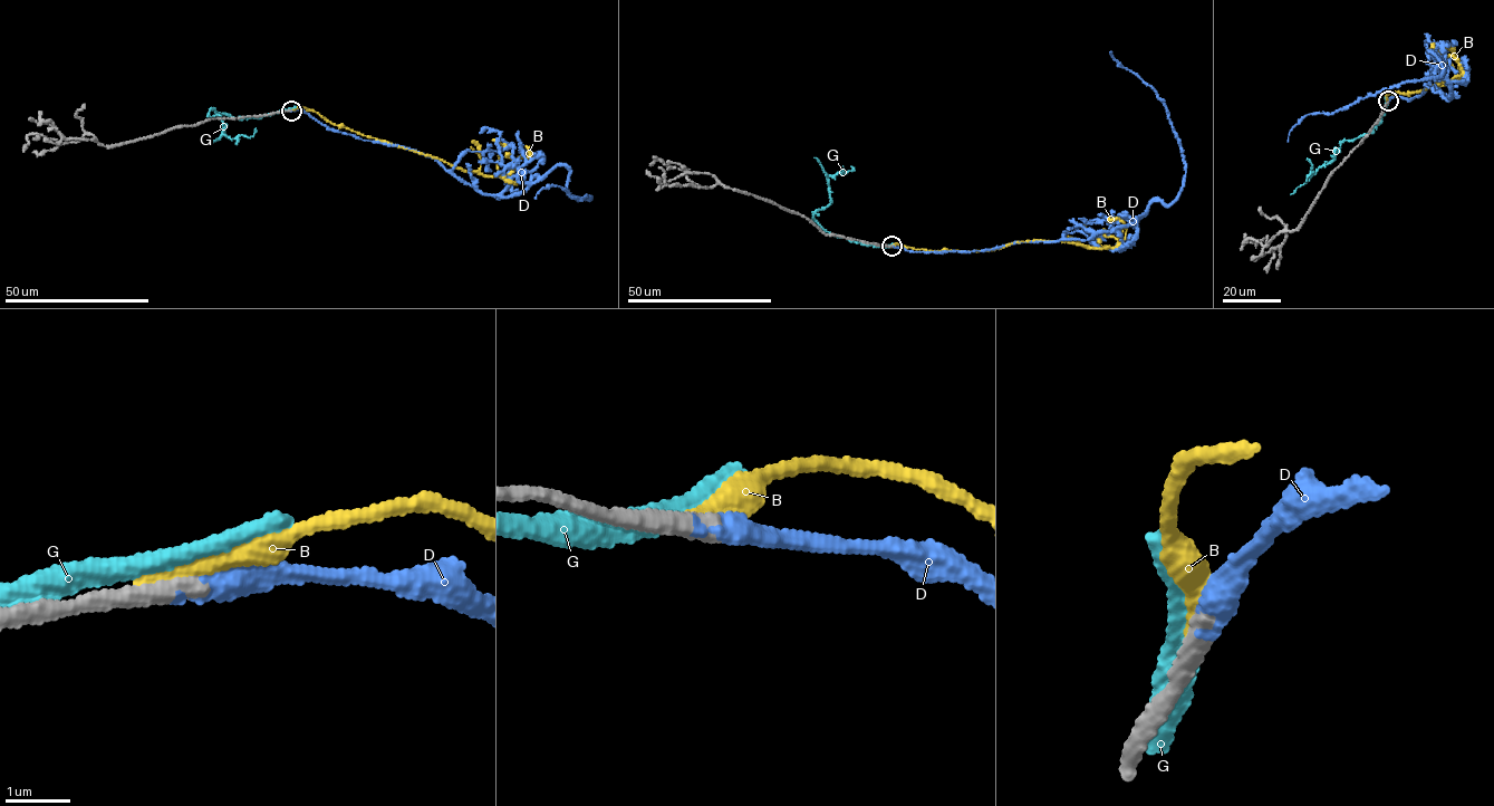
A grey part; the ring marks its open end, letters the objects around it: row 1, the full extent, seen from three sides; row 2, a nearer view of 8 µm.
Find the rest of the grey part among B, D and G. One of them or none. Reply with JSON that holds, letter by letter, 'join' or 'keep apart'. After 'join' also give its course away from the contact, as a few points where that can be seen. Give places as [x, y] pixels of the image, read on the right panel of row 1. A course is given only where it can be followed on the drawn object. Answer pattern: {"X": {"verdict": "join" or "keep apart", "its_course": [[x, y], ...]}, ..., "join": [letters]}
{"B": {"verdict": "keep apart"}, "D": {"verdict": "join", "its_course": [[1388, 102], [1430, 86], [1452, 96], [1439, 58], [1430, 50], [1439, 75], [1304, 116], [1288, 141]]}, "G": {"verdict": "keep apart"}, "join": ["D"]}

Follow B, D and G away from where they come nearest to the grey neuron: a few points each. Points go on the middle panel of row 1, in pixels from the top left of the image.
B: (890, 247), (896, 243), (937, 251), (981, 251), (1033, 240), (1112, 248), (1124, 223), (1121, 219), (1114, 221)
D: (892, 247), (970, 251), (1088, 239), (1131, 224), (1152, 202), (1176, 199), (1184, 155), (1164, 105), (1110, 51)
G: (889, 246), (837, 237), (813, 219), (813, 213), (830, 204), (828, 176), (852, 171), (851, 166)

